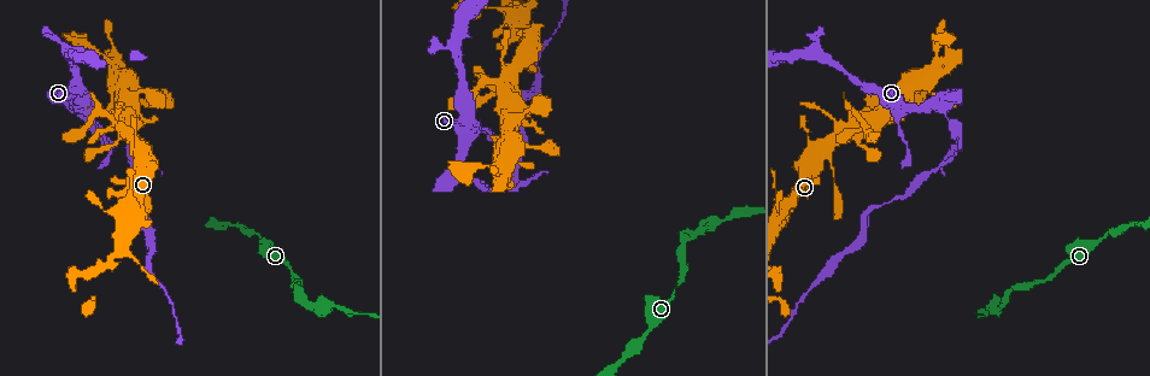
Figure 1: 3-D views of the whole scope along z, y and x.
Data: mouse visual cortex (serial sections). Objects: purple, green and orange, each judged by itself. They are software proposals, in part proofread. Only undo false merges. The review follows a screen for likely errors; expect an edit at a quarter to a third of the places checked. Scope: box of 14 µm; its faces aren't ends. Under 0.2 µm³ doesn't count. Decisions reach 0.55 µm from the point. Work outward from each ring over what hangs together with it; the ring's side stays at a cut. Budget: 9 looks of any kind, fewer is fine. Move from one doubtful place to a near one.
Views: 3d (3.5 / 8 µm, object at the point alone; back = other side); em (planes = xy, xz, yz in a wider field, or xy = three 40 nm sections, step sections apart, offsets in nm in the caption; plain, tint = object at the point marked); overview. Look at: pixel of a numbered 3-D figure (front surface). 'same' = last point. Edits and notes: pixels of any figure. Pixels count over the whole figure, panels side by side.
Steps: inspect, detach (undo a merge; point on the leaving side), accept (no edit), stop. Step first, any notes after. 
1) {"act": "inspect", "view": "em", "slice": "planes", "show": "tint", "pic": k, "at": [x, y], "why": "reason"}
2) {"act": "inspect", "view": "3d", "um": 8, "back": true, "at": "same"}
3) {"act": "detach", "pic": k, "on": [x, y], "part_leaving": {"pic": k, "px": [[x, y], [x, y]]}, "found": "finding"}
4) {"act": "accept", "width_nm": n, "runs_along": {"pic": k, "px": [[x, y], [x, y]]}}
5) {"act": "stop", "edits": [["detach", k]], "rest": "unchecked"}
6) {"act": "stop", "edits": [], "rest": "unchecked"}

{"act": "inspect", "view": "3d", "um": 3.5, "pic": 1, "at": [942, 105], "why": "sharp bend"}

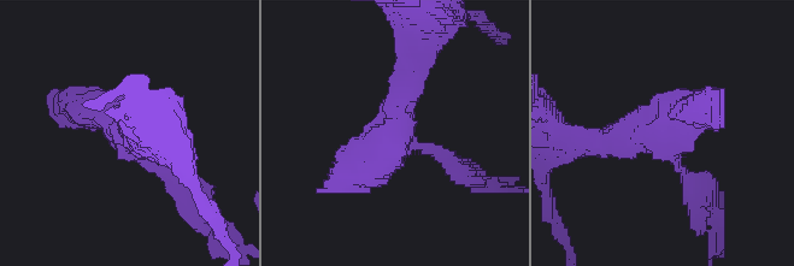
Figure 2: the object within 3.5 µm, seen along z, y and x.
{"act": "inspect", "view": "em", "slice": "xy", "step": 2, "show": "tint", "pic": 2, "at": [655, 136], "why": "need the tissue"}

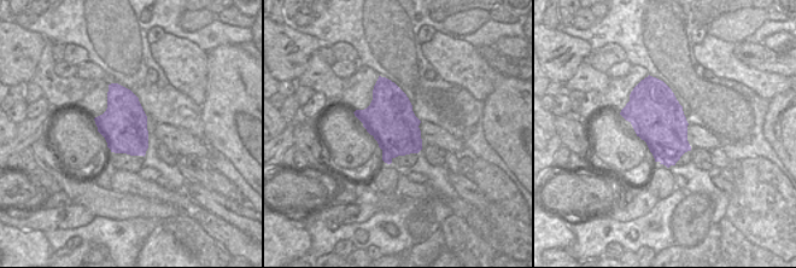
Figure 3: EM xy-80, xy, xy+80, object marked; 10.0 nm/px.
{"act": "accept", "width_nm": 500, "runs_along": {"pic": 2, "px": [[582, 145], [657, 137], [693, 185]]}, "found": "all the same cell"}

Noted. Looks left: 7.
{"act": "inspect", "view": "3d", "um": 3.5, "pic": 1, "at": [117, 147]}

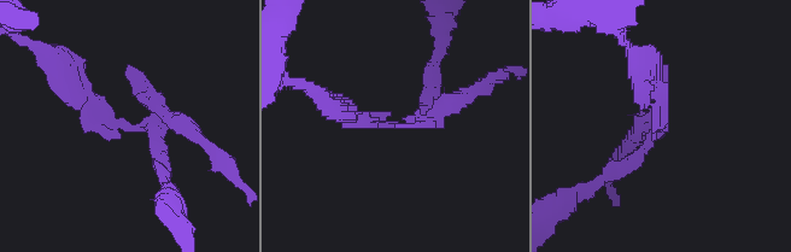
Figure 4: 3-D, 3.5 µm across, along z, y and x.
{"act": "inspect", "view": "em", "slice": "xy", "step": 2, "show": "plain", "pic": 4, "at": [134, 127], "why": "now the EM"}

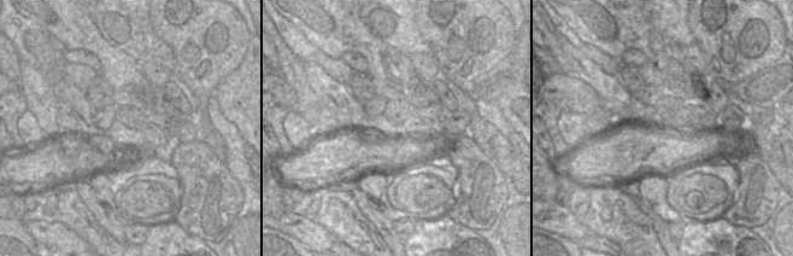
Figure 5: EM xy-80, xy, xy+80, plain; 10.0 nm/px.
{"act": "inspect", "view": "em", "slice": "xy", "step": 2, "show": "tint", "at": "same", "why": "with the object marked"}

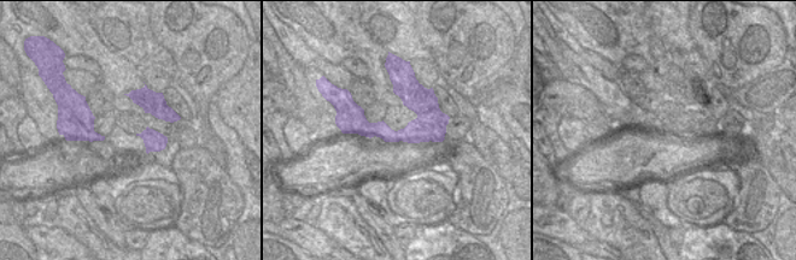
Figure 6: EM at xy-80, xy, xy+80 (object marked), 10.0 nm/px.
{"act": "detach", "pic": 4, "on": [642, 128], "part_leaving": {"pic": 4, "px": [[406, 126], [432, 104], [439, 45]]}, "found": "a second cell is stuck on"}

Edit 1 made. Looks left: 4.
{"act": "inspect", "view": "3d", "um": 3.5, "pic": 1, "at": [858, 125], "why": "three-way junction"}

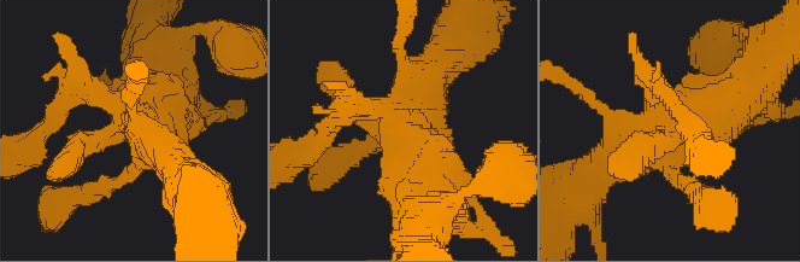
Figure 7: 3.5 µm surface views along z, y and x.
{"act": "inspect", "view": "em", "slice": "xy", "step": 2, "show": "tint", "pic": 7, "at": [416, 115]}

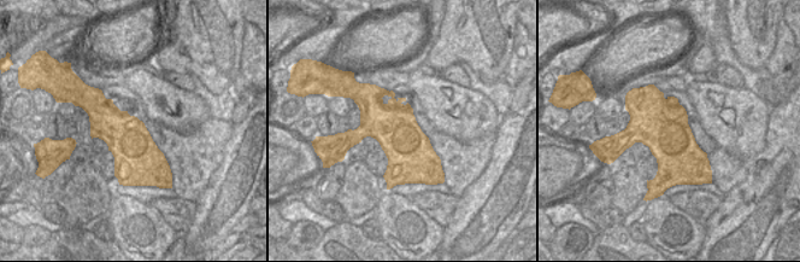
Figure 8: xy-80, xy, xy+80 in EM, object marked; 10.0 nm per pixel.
{"act": "accept", "runs_along": {"pic": 7, "px": [[601, 166], [731, 103]]}, "found": "continuous, no second cell"}

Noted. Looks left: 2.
{"act": "stop", "edits": [["detach", 4]], "rest": "unchecked"}

